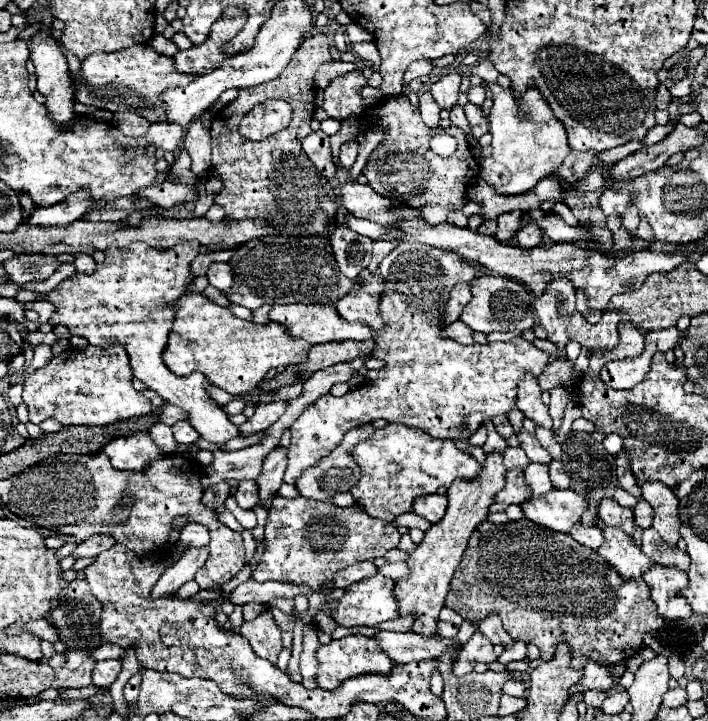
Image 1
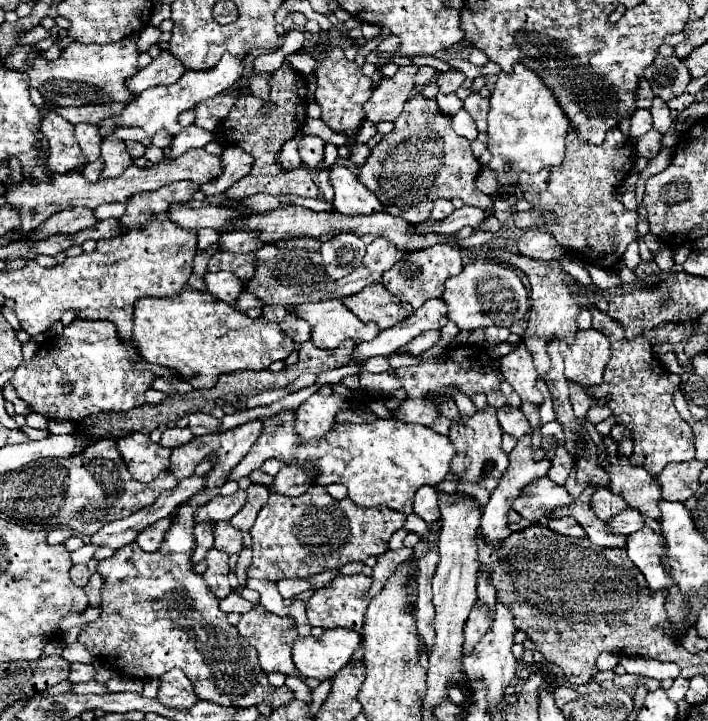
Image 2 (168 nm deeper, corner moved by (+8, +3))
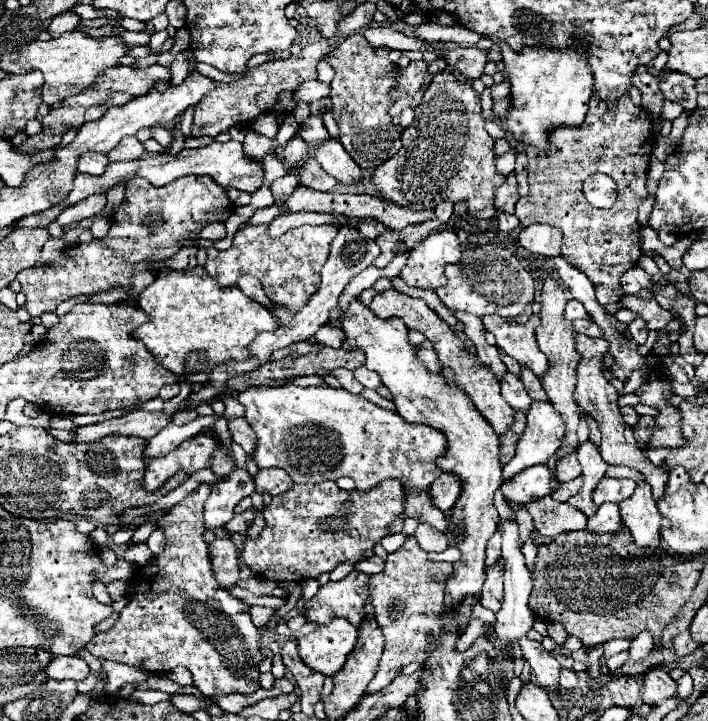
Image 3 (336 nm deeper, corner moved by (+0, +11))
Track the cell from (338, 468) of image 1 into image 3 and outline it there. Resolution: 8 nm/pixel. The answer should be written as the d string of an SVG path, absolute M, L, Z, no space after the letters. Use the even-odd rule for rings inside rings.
M260 469L254 477L254 483L260 493L270 495L280 495L294 485L294 481L288 477L288 473L284 473L284 469Z

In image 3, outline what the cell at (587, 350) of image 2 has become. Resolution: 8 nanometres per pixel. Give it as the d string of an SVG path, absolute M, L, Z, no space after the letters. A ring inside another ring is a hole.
M576 335L576 349L580 351L582 359L578 363L578 369L576 369L576 377L578 377L578 383L576 383L576 393L574 393L574 399L578 401L578 405L590 415L596 419L600 431L602 431L602 443L600 443L600 453L602 453L602 459L608 463L608 465L616 465L616 467L632 467L632 469L638 469L644 477L646 477L646 483L652 487L652 497L656 501L660 501L664 489L666 489L666 483L668 483L668 473L654 465L652 461L648 461L648 455L644 453L644 449L640 449L640 445L634 441L634 433L632 433L632 427L628 427L620 415L620 409L616 405L616 389L614 385L604 377L604 355L608 353L608 343L604 339L592 339L588 335Z

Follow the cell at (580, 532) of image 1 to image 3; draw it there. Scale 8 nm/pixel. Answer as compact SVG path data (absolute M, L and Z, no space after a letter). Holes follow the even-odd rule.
M552 497L526 503L524 507L532 515L536 529L544 537L556 537L566 531L580 531L580 529L586 529L588 525L588 519L584 517L584 513L580 513L568 503L554 501Z

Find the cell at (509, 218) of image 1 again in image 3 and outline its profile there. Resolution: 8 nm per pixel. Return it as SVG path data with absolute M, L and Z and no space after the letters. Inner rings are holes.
M510 173L506 183L496 191L496 209L504 213L514 213L514 205L518 201L518 191L516 191L516 175Z

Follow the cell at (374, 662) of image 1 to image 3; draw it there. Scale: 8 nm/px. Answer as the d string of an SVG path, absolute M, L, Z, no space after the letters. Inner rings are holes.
M332 619L328 625L298 639L300 659L314 671L334 675L344 667L348 653L356 647L358 627L344 619Z

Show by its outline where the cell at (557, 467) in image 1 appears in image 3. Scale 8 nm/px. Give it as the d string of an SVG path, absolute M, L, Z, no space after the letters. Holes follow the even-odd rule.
M572 451L568 457L560 457L560 461L556 463L556 479L562 483L578 475L580 475L580 463L576 459L576 451Z

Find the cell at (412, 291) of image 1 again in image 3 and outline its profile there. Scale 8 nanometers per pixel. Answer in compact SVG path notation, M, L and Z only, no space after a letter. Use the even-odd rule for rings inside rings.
M448 229L434 231L410 251L408 263L400 271L400 279L408 287L422 289L444 287L448 283L444 267L448 263L460 261L460 255L462 245L454 231Z

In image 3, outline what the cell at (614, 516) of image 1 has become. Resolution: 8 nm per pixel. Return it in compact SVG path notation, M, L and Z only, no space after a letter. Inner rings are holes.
M604 477L594 495L592 495L592 501L596 505L602 505L606 501L614 501L614 503L620 503L624 499L628 499L636 489L636 483L632 479L612 479L612 477Z

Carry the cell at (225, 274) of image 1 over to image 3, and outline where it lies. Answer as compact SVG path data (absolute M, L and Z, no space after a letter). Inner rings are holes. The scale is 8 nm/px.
M240 275L240 281L238 281L236 285L240 287L240 291L242 291L248 299L252 299L252 301L256 301L256 303L262 303L262 305L266 305L268 309L272 307L272 303L270 303L270 301L268 301L268 297L264 295L262 285L260 285L260 281L258 281L256 277L252 277L252 275Z

